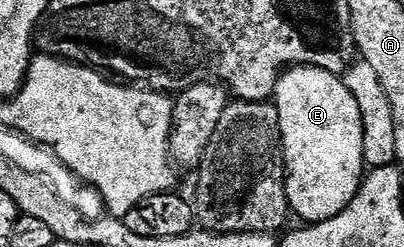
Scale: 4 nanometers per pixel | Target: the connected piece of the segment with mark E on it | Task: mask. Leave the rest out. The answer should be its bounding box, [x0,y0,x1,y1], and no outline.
[275,66,367,225]

